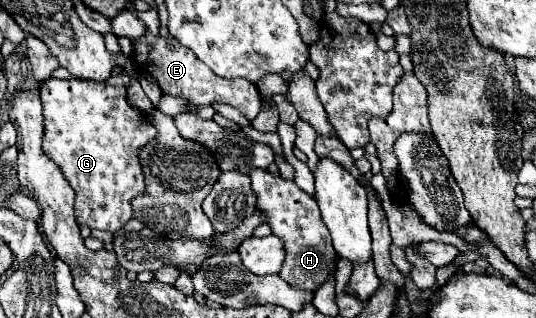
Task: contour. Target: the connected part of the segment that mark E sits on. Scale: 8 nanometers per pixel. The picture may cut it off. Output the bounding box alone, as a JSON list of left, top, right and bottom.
[131,32,261,120]

